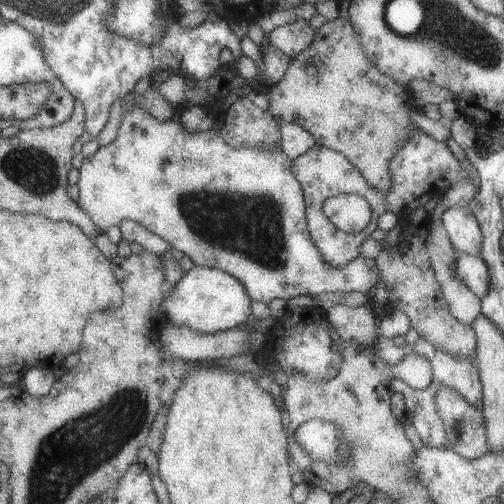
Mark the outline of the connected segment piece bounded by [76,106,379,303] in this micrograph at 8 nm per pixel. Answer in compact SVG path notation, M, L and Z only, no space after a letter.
M141 106L129 108L123 112L123 116L119 118L119 128L115 140L107 146L99 146L97 152L84 158L82 164L78 169L79 177L76 183L79 196L77 206L89 216L91 222L99 226L99 230L105 230L107 226L111 226L111 212L113 212L113 222L117 224L121 218L131 218L135 222L146 228L149 232L159 236L161 240L165 240L170 248L182 252L185 256L191 259L193 264L200 267L217 268L227 272L239 280L239 284L243 286L244 292L251 300L258 300L259 302L267 303L273 299L283 299L284 301L304 294L305 296L317 296L321 293L341 293L345 292L361 292L371 296L374 286L379 280L377 267L374 260L368 258L361 258L357 255L351 262L333 268L321 258L321 252L315 248L311 236L308 234L306 226L306 212L304 198L301 192L301 187L297 184L297 180L293 178L291 170L289 170L291 162L289 158L285 158L281 149L273 150L271 154L257 148L257 146L237 146L237 148L225 144L221 140L221 136L217 134L215 127L203 132L187 132L181 124L175 121L157 122L153 120L147 112L143 112Z

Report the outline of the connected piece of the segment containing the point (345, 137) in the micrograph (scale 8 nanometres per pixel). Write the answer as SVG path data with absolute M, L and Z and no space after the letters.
M337 17L316 29L313 42L291 59L283 78L269 88L265 97L267 112L274 119L297 124L314 138L315 145L339 152L379 194L385 194L389 190L391 176L387 164L395 150L407 142L411 128L416 127L409 118L409 110L415 104L409 94L405 96L402 85L381 74L371 64L371 60L365 58L351 24Z

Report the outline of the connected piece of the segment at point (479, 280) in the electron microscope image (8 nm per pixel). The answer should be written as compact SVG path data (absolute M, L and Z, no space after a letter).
M457 253L454 274L479 300L487 294L489 272L481 257Z

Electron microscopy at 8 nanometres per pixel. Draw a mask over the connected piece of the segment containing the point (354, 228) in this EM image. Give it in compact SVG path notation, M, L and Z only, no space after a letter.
M357 194L329 196L321 204L321 212L342 234L364 232L371 228L370 204Z

